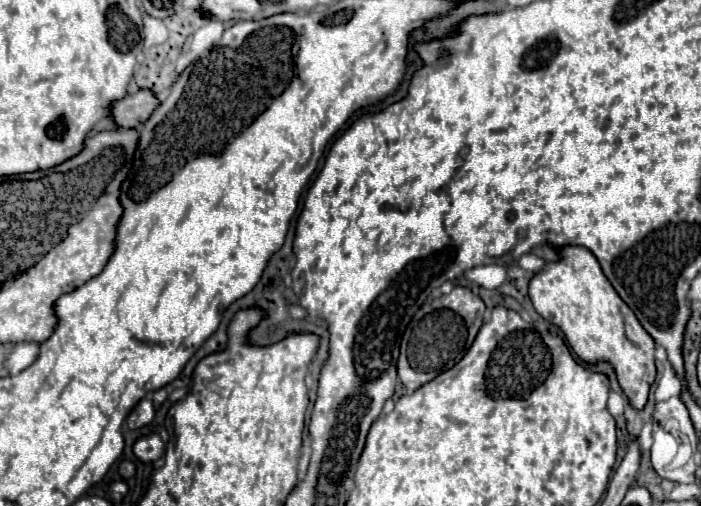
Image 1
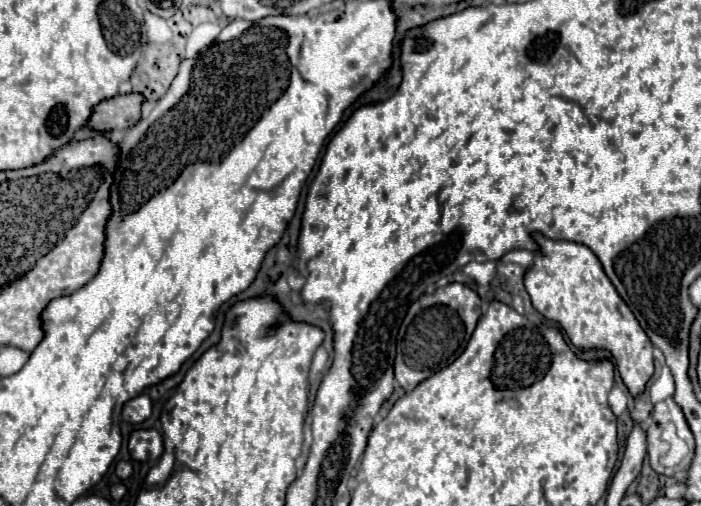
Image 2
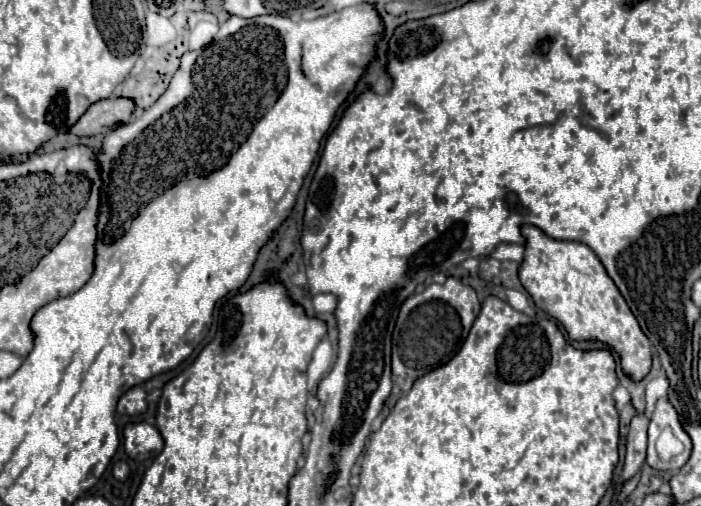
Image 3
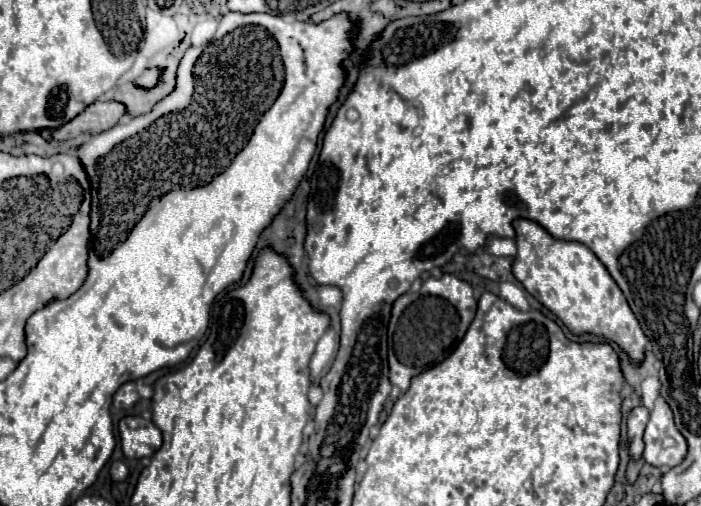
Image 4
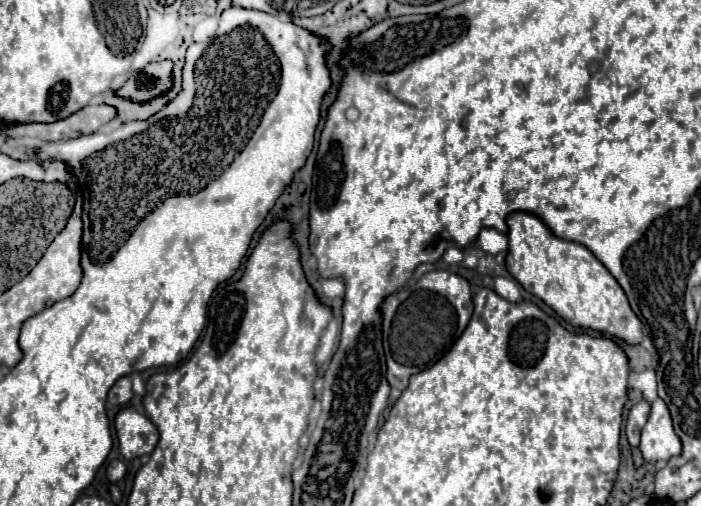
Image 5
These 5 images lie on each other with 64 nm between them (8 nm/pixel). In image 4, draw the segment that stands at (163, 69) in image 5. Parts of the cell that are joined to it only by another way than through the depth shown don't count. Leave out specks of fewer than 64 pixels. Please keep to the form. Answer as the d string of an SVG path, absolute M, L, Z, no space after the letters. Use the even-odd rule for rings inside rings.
M148 68L134 80L134 84L138 88L154 88L160 82L160 72L162 72L162 68Z

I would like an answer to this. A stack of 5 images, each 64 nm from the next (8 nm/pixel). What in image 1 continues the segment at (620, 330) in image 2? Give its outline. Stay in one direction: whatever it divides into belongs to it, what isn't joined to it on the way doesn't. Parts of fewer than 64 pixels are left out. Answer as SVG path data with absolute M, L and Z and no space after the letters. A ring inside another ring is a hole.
M584 246L560 248L558 260L546 262L546 266L532 276L528 294L536 312L564 332L568 344L580 360L606 360L614 366L618 382L630 398L630 404L642 410L648 400L650 384L656 376L654 340L642 328L628 304L616 294L596 256Z

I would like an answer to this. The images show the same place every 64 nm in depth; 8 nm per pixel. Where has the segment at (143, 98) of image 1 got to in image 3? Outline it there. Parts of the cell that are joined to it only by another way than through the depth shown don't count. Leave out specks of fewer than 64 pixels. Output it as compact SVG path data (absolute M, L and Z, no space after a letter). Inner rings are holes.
M106 98L94 102L84 116L68 130L76 136L102 136L120 124L128 122L134 112L134 102L128 98Z

